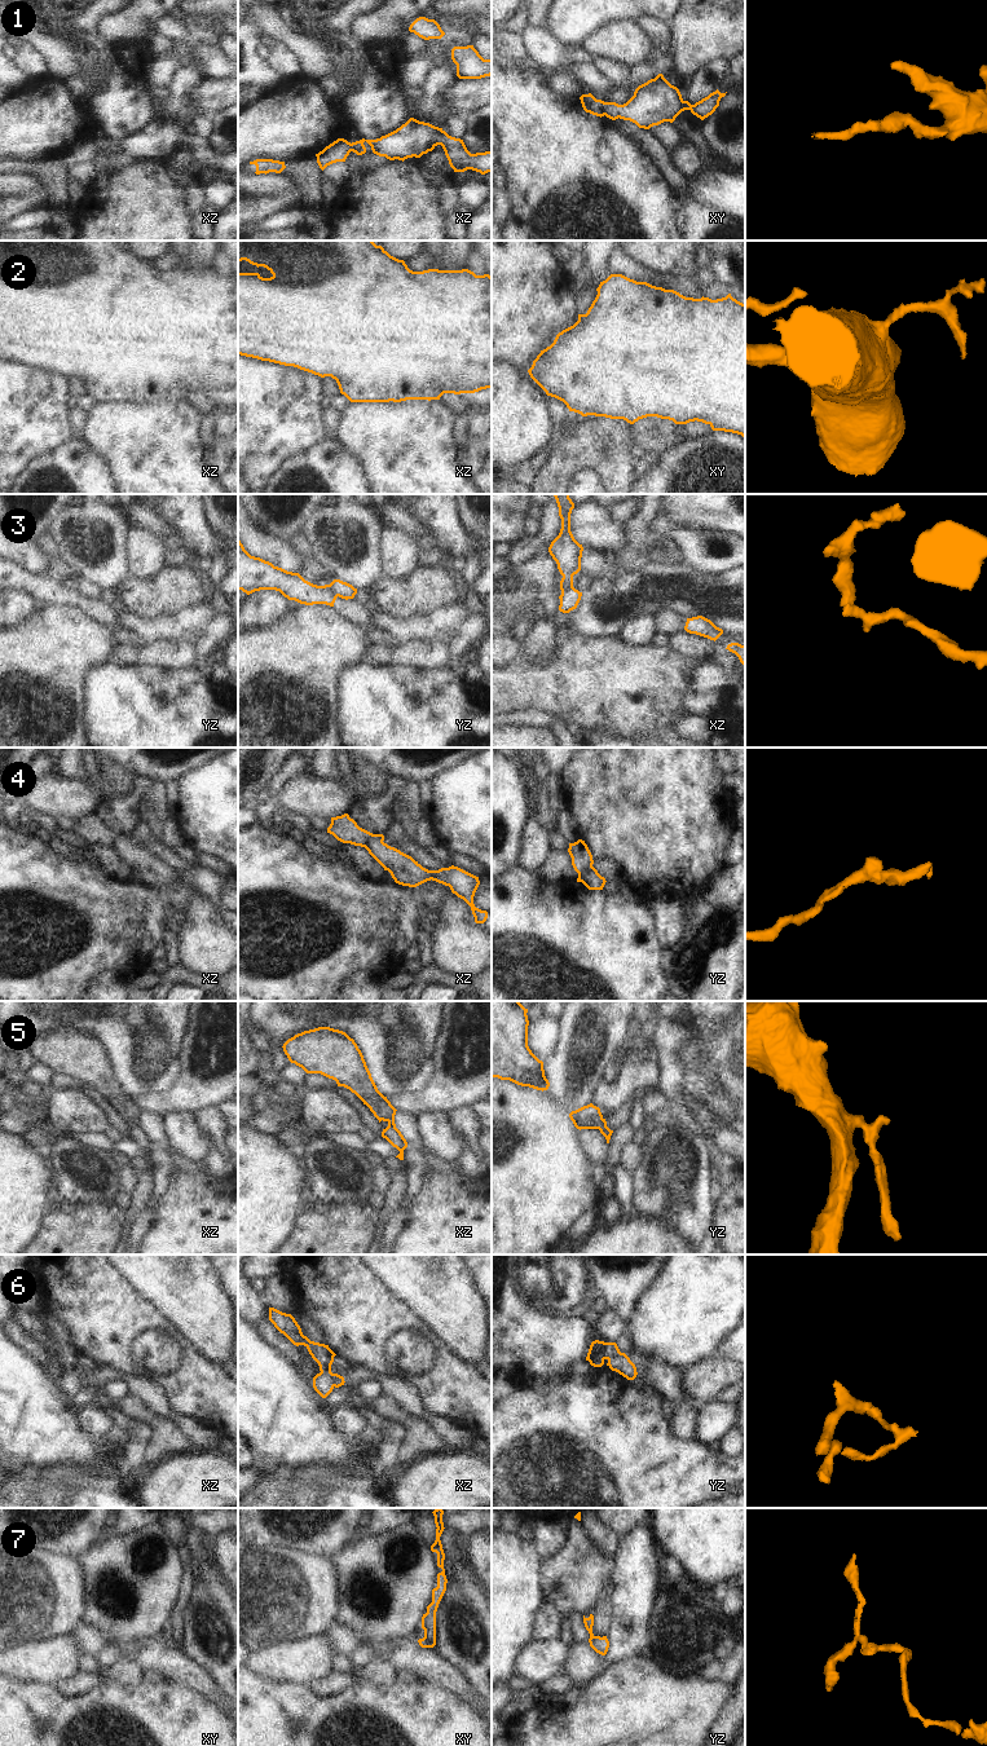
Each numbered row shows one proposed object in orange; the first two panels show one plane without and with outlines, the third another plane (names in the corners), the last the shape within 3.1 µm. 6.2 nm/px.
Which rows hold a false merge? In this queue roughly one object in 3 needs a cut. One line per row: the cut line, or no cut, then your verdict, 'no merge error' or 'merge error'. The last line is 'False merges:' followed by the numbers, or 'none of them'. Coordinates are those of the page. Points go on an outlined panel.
1: cut none; no merge error
2: cut none; no merge error
3: cut yz (327, 585), (336, 596); merge error
4: cut xz (382, 840), (373, 838), (364, 846); merge error
5: cut none; no merge error
6: cut xz (321, 1371), (331, 1374), (331, 1383), (334, 1385); merge error
7: cut yz (594, 1636), (589, 1641); merge error
False merges: 3, 4, 6, 7

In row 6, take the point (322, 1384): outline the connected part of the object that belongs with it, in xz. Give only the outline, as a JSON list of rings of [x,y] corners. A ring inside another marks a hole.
[[[320,1372],[313,1377],[313,1388],[322,1398],[326,1398],[334,1389],[331,1377],[332,1372]]]

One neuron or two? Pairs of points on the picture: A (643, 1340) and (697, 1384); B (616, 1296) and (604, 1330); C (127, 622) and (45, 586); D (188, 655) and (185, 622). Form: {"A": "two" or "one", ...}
{"A": "two", "B": "two", "C": "one", "D": "two"}

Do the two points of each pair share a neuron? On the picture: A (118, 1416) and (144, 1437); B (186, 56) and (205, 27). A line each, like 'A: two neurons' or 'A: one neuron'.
A: one neuron
B: one neuron

